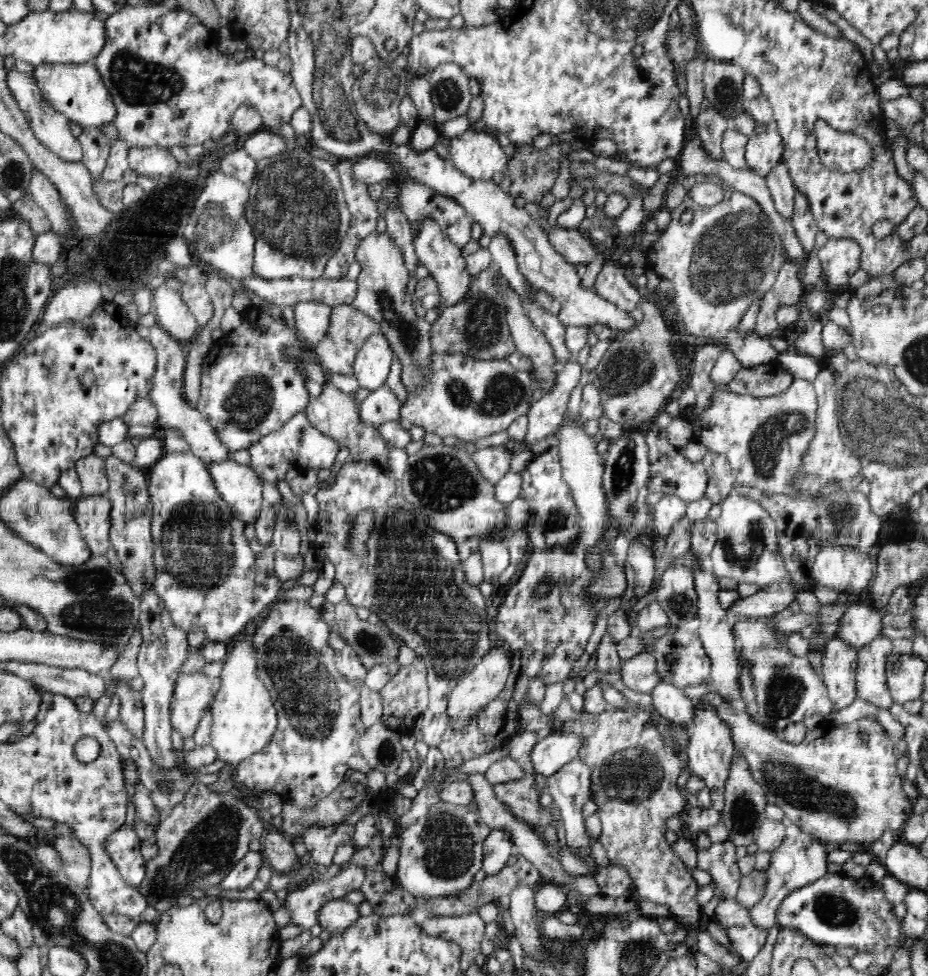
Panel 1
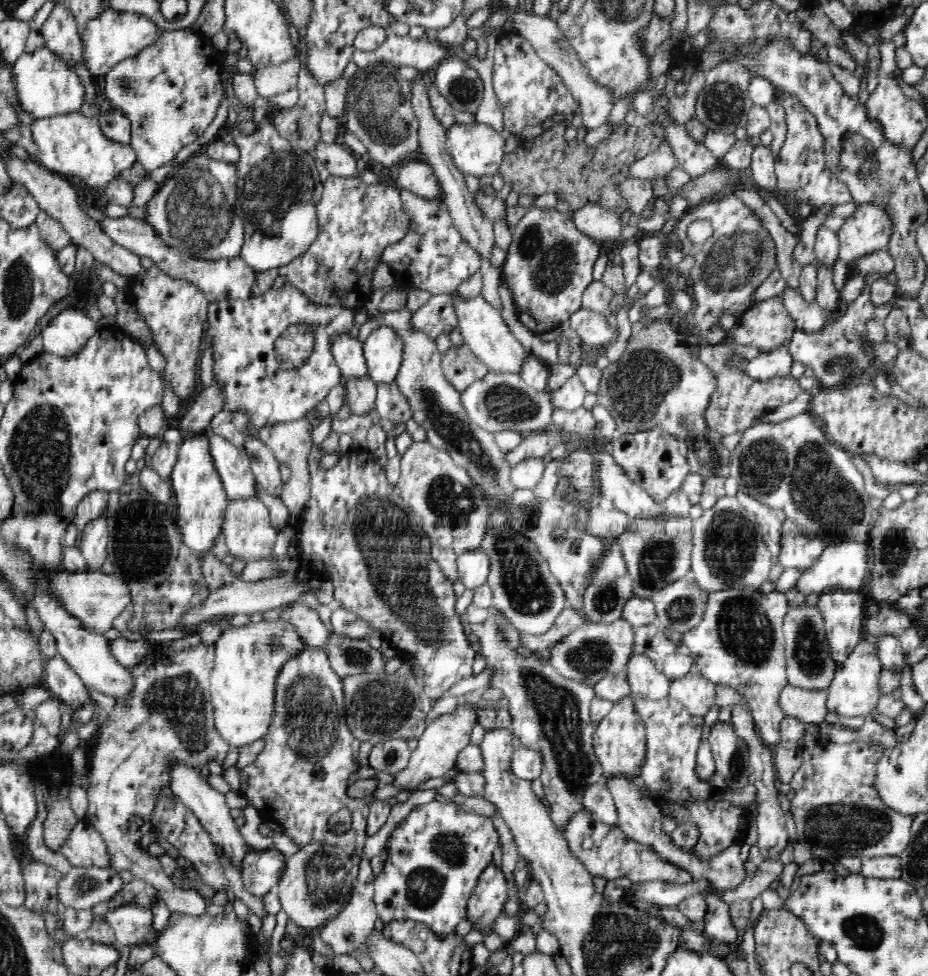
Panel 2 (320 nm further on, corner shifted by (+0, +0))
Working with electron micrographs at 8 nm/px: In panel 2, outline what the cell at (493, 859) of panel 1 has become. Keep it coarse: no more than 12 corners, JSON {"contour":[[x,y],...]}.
{"contour":[[490,863],[467,902],[467,918],[485,935],[507,901],[501,867]]}

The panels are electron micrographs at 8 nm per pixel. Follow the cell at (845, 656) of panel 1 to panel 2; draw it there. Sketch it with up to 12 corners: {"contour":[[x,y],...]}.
{"contour":[[819,594],[830,657],[840,666],[861,641],[864,597]]}

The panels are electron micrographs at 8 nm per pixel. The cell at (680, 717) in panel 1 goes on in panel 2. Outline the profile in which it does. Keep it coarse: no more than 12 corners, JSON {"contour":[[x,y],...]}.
{"contour":[[645,654],[625,669],[631,695],[666,698],[669,678]]}

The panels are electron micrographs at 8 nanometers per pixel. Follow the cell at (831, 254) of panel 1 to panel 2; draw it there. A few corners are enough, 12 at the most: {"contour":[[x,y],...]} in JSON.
{"contour":[[858,205],[837,231],[839,259],[887,250],[891,217]]}

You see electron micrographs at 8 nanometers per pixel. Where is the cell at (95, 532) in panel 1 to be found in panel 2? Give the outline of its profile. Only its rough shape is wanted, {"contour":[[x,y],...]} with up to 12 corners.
{"contour":[[107,517],[87,523],[78,536],[89,570],[106,562]]}

